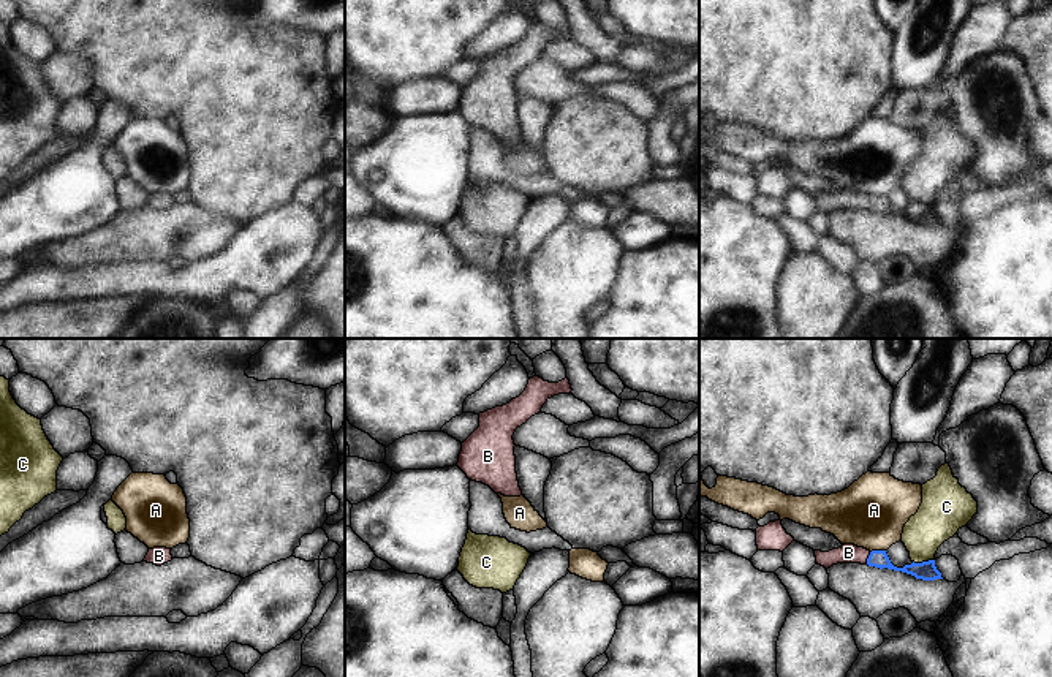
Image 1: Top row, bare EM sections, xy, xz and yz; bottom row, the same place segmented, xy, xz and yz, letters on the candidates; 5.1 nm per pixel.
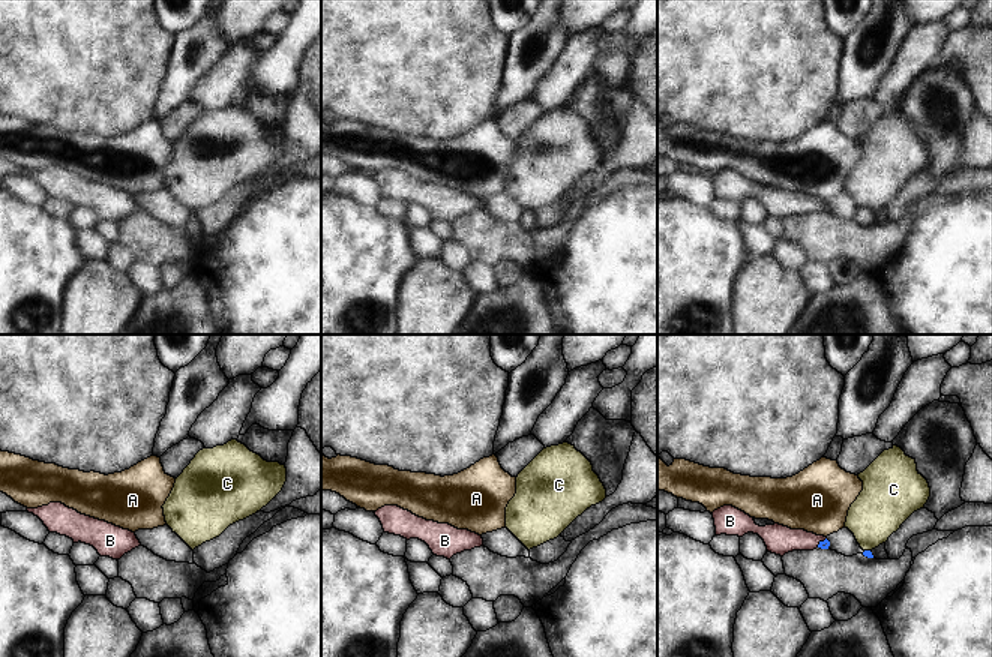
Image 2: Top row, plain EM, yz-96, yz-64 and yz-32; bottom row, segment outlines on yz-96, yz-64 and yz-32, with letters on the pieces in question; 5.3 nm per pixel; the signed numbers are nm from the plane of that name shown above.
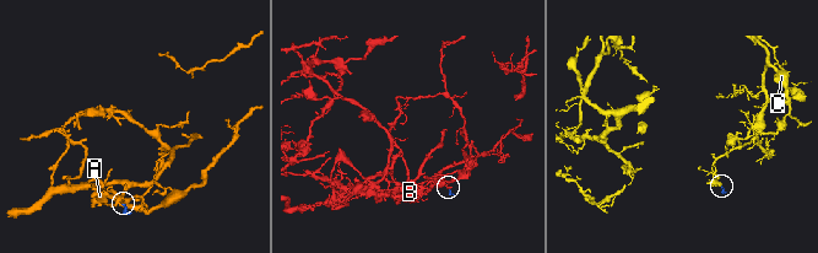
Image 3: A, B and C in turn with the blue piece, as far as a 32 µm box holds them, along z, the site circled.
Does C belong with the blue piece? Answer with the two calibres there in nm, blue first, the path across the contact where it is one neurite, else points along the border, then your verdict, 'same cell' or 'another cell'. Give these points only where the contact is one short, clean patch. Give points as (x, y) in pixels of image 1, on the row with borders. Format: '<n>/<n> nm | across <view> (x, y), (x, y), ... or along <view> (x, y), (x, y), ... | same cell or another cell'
100/240 nm | along yz (932, 559), (913, 562) | another cell

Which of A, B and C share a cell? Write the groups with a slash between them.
A / B / C

